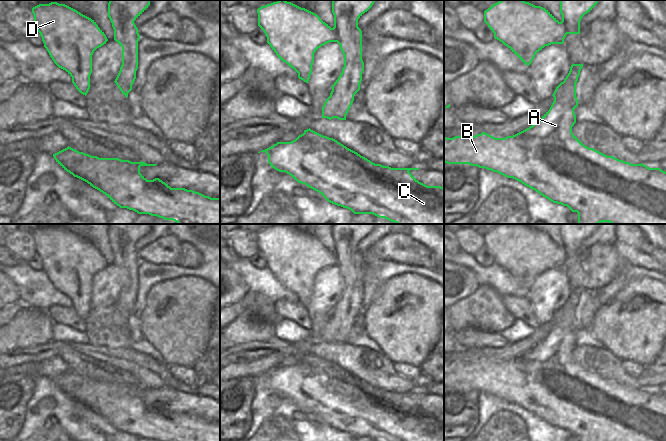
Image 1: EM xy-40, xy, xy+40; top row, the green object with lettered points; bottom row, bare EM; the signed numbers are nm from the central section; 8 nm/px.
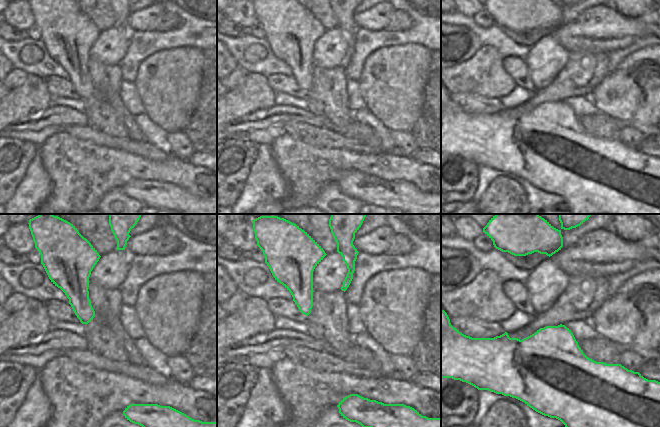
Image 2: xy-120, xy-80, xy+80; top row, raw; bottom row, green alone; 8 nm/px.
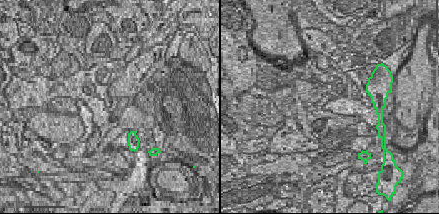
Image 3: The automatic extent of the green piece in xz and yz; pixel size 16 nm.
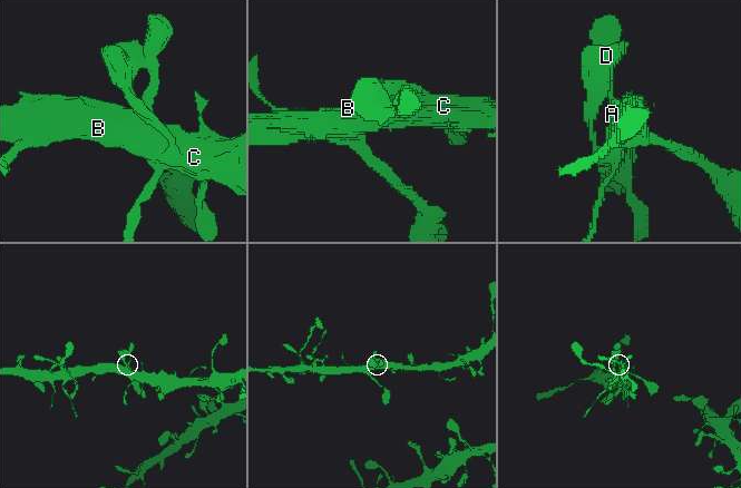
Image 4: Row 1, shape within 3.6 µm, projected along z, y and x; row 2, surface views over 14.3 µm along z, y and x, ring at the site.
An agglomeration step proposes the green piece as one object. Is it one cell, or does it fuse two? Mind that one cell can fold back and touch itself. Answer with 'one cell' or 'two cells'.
one cell

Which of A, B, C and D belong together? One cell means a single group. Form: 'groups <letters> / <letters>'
groups A B C D

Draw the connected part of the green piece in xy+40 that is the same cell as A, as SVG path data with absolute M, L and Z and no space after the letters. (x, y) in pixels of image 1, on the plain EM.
M572 288L570 295L563 306L561 306L553 317L554 325L550 333L529 352L505 362L495 362L485 356L475 360L455 360L453 362L444 361L444 386L447 388L469 388L479 392L485 392L497 396L507 402L513 402L525 410L535 414L543 421L553 427L567 430L572 436L577 436L578 441L666 441L666 396L660 392L649 392L644 388L631 388L619 384L613 380L607 380L593 372L585 370L573 357L572 351L576 347L574 333L578 330L576 321L576 307L580 299L583 288Z

